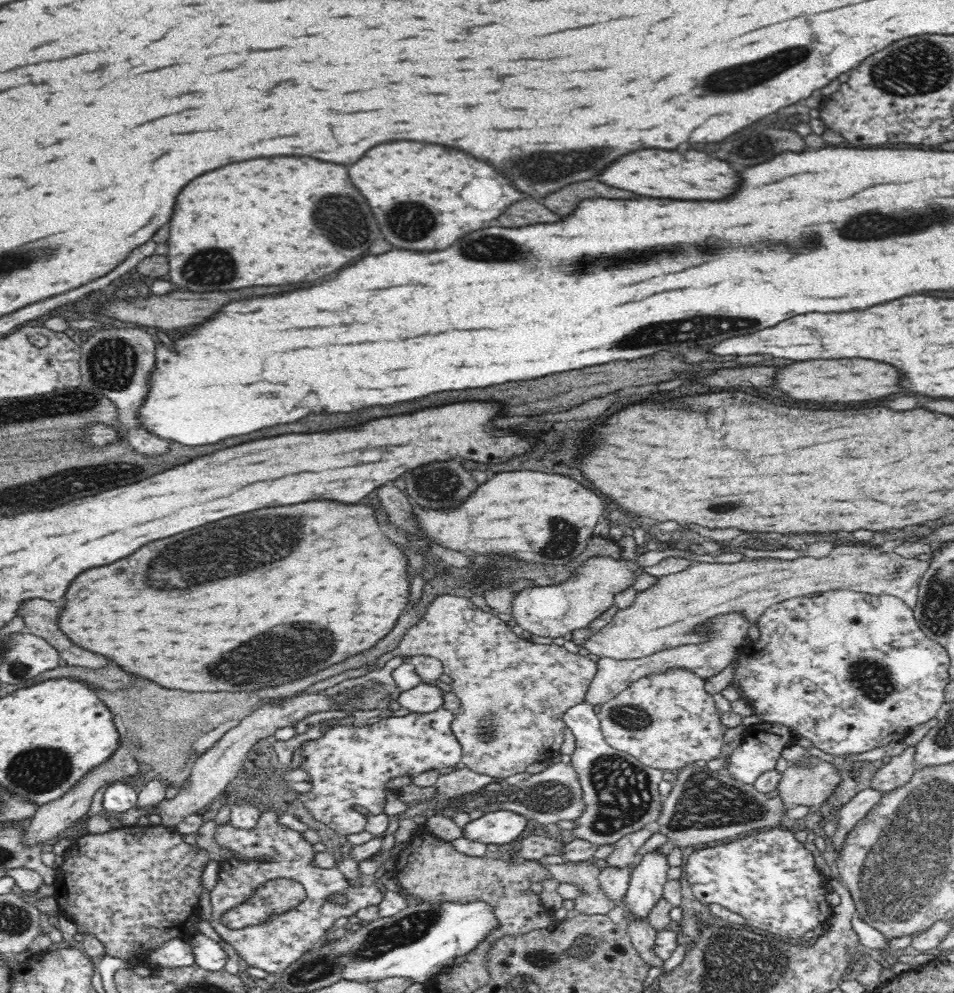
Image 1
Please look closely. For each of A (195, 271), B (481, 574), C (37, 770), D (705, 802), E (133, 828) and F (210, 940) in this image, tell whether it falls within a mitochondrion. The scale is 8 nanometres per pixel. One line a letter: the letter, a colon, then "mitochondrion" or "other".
A: mitochondrion
B: mitochondrion
C: mitochondrion
D: mitochondrion
E: other
F: other

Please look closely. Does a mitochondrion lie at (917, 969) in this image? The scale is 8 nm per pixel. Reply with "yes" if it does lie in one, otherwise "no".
no

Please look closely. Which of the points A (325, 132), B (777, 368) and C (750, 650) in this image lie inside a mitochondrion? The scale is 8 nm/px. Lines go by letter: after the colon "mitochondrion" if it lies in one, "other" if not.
A: other
B: other
C: other

